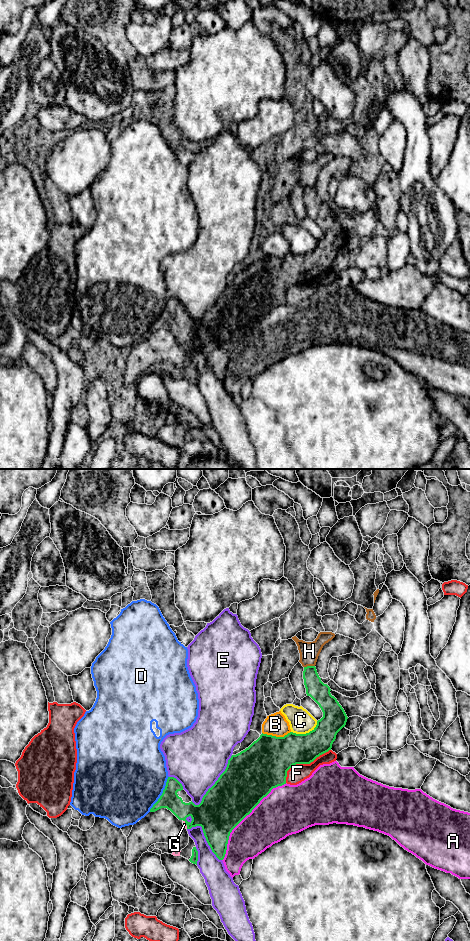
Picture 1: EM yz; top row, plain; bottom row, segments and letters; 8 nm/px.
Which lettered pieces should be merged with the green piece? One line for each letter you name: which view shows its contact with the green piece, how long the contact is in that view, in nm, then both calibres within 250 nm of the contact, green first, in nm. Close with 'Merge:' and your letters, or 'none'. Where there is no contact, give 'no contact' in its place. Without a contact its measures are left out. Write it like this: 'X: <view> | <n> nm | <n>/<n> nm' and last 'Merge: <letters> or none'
G: yz | 80 nm | 300/30 nm
Merge: G

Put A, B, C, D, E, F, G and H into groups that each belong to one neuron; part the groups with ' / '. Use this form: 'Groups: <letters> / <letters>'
Groups: A / B / C / D / E / F / G / H

